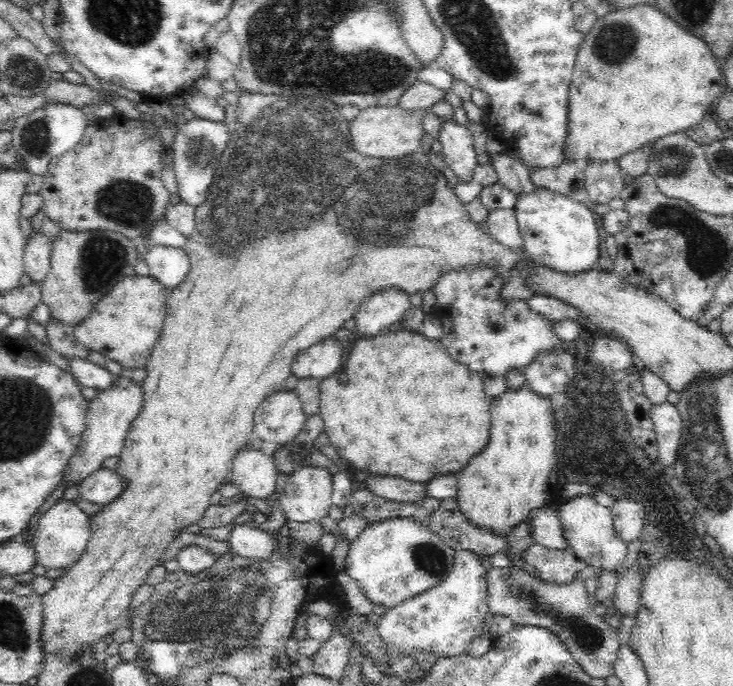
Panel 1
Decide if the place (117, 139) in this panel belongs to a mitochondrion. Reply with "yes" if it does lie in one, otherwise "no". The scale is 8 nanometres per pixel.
no

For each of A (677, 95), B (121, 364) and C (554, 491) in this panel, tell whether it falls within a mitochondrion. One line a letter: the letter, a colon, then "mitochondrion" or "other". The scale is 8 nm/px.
A: other
B: other
C: other

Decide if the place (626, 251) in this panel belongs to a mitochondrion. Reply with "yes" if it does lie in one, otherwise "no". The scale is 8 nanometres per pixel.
no

